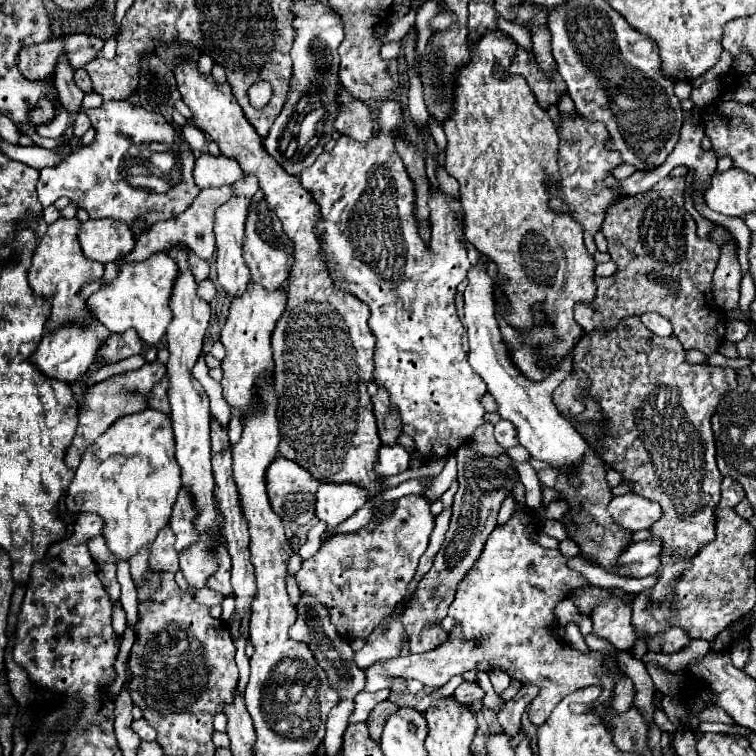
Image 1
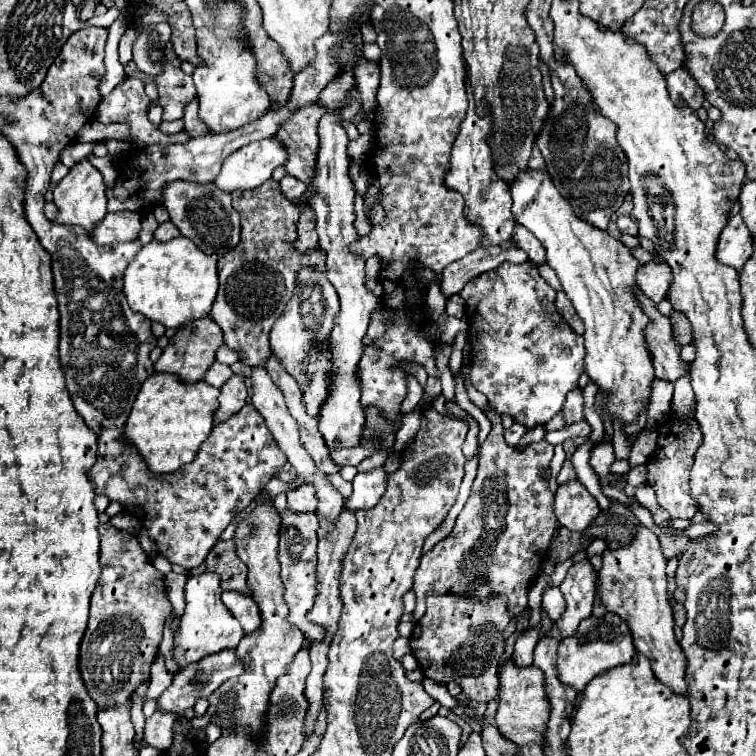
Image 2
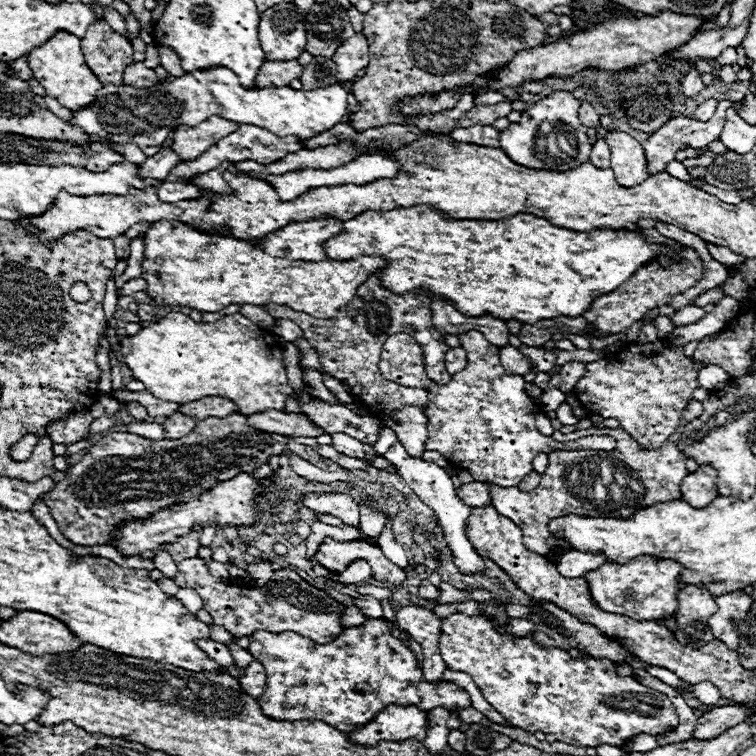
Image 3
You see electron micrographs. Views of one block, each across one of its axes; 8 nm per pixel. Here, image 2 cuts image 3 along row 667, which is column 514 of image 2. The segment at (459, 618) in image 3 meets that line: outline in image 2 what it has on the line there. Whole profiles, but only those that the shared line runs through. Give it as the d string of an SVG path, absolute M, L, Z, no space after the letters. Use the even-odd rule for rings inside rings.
M486 404L484 414L492 422L492 430L480 444L478 474L472 484L470 498L462 508L454 530L424 554L416 576L414 592L418 596L414 620L426 612L424 598L428 594L462 592L462 594L504 594L512 614L520 614L528 600L528 582L538 576L542 562L548 558L548 542L558 526L552 510L552 490L544 472L554 456L554 446L548 442L528 444L522 450L510 448L504 442L502 420L496 410ZM506 498L508 510L502 510Z

